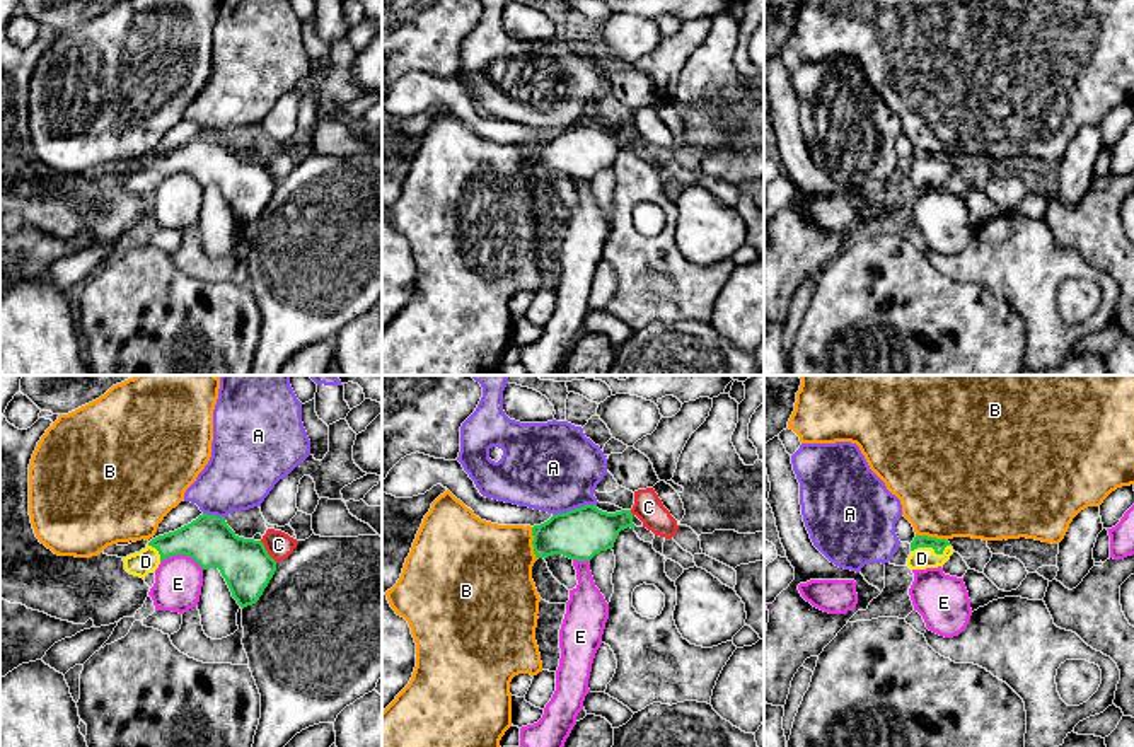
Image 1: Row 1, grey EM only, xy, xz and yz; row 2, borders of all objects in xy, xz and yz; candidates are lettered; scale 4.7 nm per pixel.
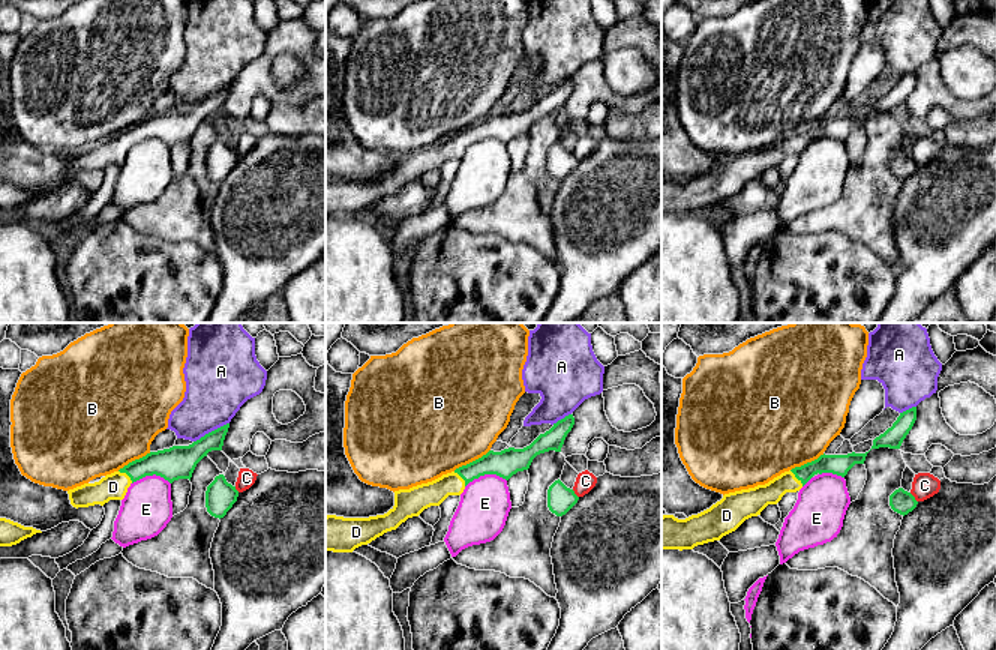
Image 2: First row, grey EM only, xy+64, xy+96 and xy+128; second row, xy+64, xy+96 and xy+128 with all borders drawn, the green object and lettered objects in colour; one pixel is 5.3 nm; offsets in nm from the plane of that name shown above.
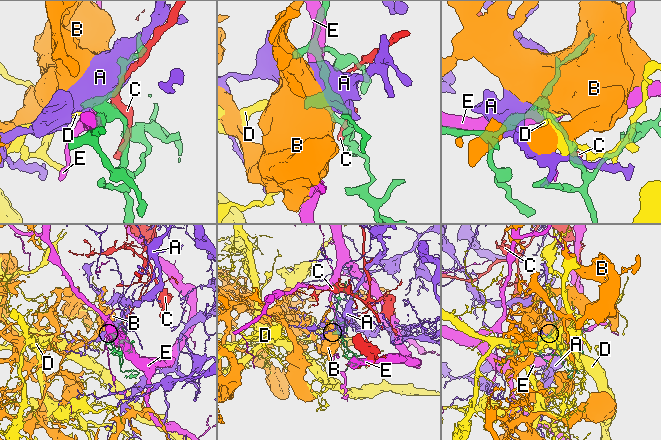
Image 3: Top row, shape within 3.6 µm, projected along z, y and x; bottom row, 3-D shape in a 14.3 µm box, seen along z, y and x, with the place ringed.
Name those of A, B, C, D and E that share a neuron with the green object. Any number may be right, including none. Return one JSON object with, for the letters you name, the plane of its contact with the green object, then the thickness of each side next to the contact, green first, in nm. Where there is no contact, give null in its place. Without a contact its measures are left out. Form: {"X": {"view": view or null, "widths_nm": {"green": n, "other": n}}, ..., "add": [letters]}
{"D": {"view": "yz", "widths_nm": {"green": 60, "other": 110}}, "add": ["D"]}

